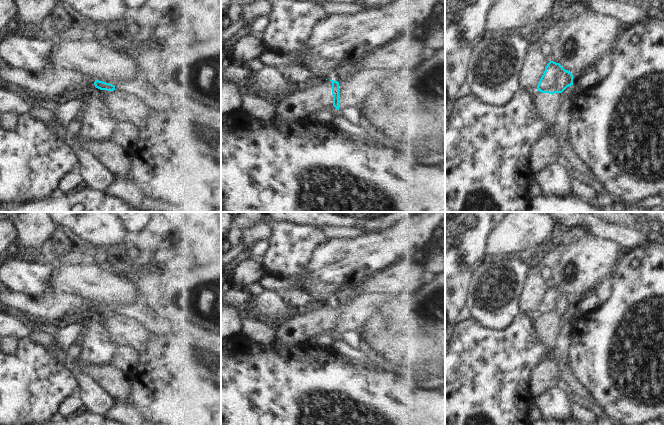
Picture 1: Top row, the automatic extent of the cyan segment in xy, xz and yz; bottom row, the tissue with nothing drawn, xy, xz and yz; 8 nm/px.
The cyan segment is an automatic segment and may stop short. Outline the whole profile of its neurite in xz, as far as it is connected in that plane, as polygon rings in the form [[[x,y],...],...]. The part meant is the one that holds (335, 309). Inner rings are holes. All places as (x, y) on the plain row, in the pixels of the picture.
[[[363,294],[341,306],[332,307],[333,330],[341,336],[346,329],[359,329],[392,294]]]

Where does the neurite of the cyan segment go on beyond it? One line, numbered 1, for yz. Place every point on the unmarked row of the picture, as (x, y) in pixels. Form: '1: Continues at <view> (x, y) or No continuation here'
1: No continuation here.

